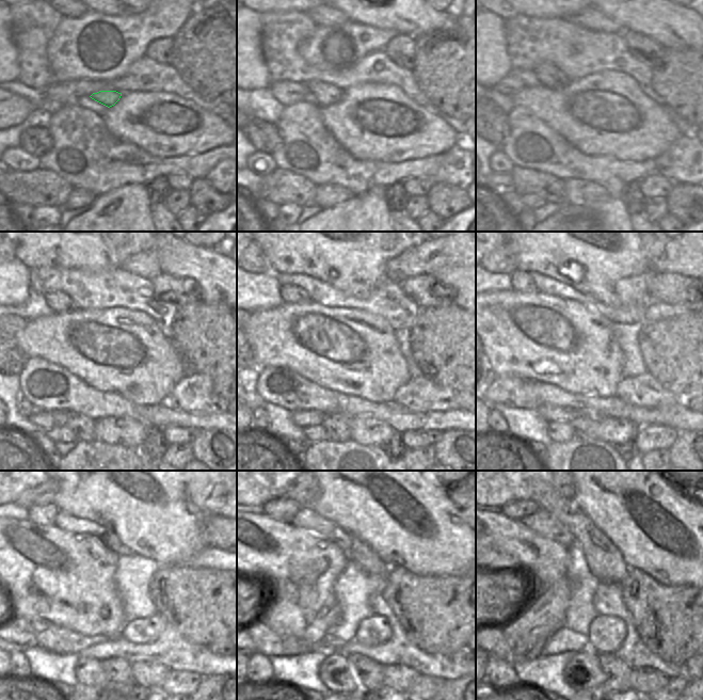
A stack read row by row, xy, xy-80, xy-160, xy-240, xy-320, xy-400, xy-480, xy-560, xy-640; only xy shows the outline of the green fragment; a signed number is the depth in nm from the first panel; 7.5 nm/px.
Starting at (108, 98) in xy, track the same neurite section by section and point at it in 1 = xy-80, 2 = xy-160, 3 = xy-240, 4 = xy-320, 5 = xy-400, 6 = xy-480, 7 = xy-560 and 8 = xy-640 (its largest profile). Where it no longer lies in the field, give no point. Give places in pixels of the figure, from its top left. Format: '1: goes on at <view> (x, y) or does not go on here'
1: goes on at xy-80 (323, 94)
2: goes on at xy-160 (548, 76)
3: goes on at xy-240 (60, 303)
4: goes on at xy-320 (290, 295)
5: goes on at xy-400 (522, 281)
6: goes on at xy-480 (44, 515)
7: goes on at xy-560 (283, 510)
8: goes on at xy-640 (518, 509)

